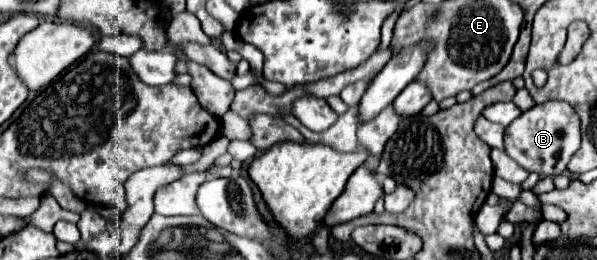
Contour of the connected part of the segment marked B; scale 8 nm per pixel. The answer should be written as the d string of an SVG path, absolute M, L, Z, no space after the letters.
M545 102L535 104L531 110L523 112L513 120L503 134L505 152L527 172L537 172L539 176L557 176L567 170L567 162L581 146L581 120L571 104L565 102Z

